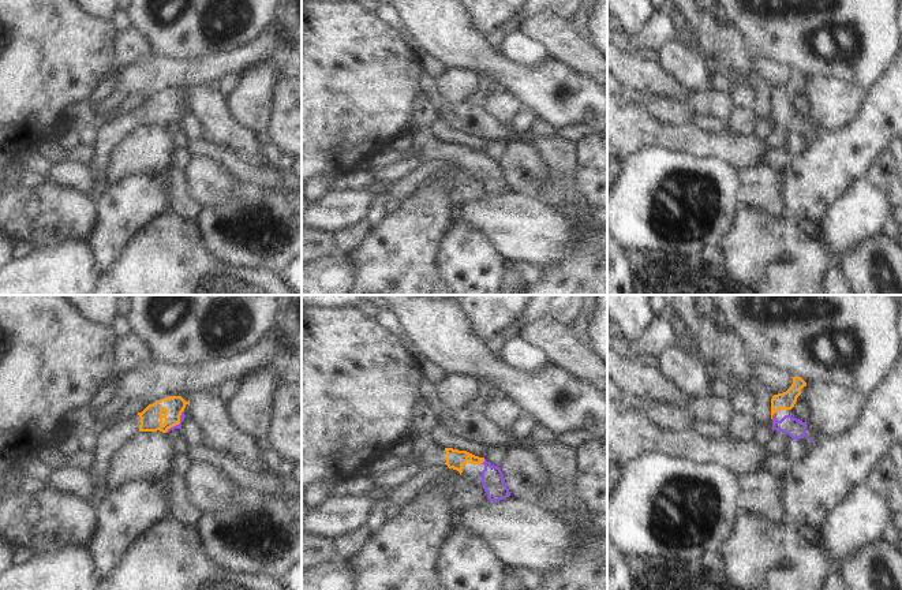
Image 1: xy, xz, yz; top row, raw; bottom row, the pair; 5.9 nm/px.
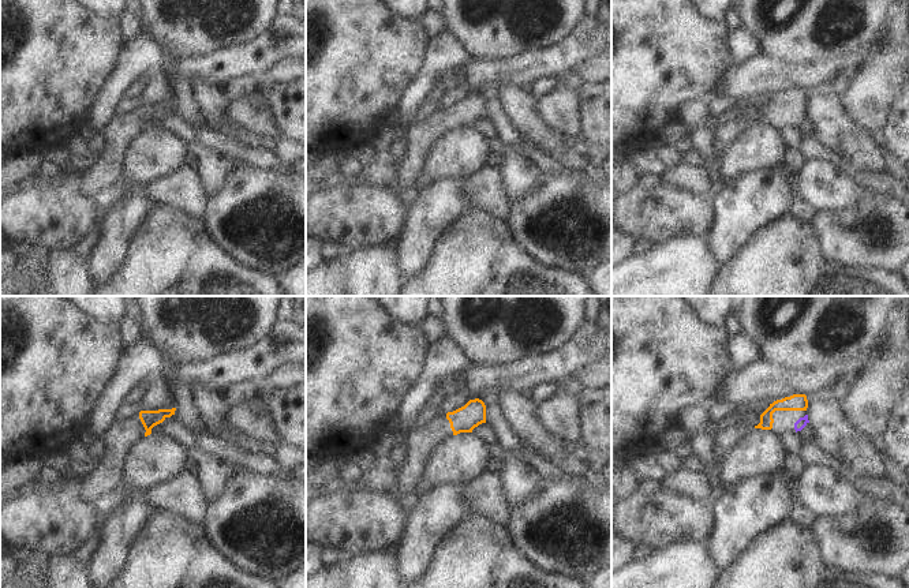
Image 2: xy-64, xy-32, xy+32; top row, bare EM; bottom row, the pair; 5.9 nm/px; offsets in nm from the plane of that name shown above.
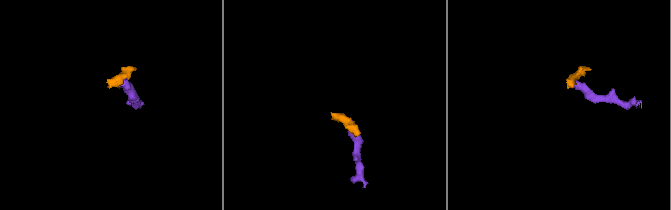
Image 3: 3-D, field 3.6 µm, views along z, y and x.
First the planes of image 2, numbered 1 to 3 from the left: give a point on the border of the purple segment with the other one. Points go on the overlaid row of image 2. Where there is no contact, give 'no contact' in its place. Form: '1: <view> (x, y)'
1: no contact
2: no contact
3: no contact

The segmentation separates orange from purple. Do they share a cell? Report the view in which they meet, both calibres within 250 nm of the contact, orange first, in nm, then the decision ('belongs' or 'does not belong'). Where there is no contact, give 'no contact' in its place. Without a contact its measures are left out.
xy | 130/30 nm | belongs

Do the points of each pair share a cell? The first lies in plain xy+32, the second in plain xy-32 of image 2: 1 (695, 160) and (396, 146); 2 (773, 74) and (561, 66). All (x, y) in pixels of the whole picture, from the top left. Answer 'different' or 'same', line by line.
1: same
2: same

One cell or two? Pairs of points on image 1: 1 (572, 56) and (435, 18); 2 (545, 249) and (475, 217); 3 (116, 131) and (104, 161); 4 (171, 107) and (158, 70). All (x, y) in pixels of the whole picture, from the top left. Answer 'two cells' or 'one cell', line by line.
1: two cells
2: one cell
3: one cell
4: two cells

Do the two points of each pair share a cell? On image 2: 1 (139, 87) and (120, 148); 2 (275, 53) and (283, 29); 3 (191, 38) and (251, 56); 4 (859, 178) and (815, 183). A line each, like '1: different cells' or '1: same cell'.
1: same cell
2: same cell
3: different cells
4: different cells

